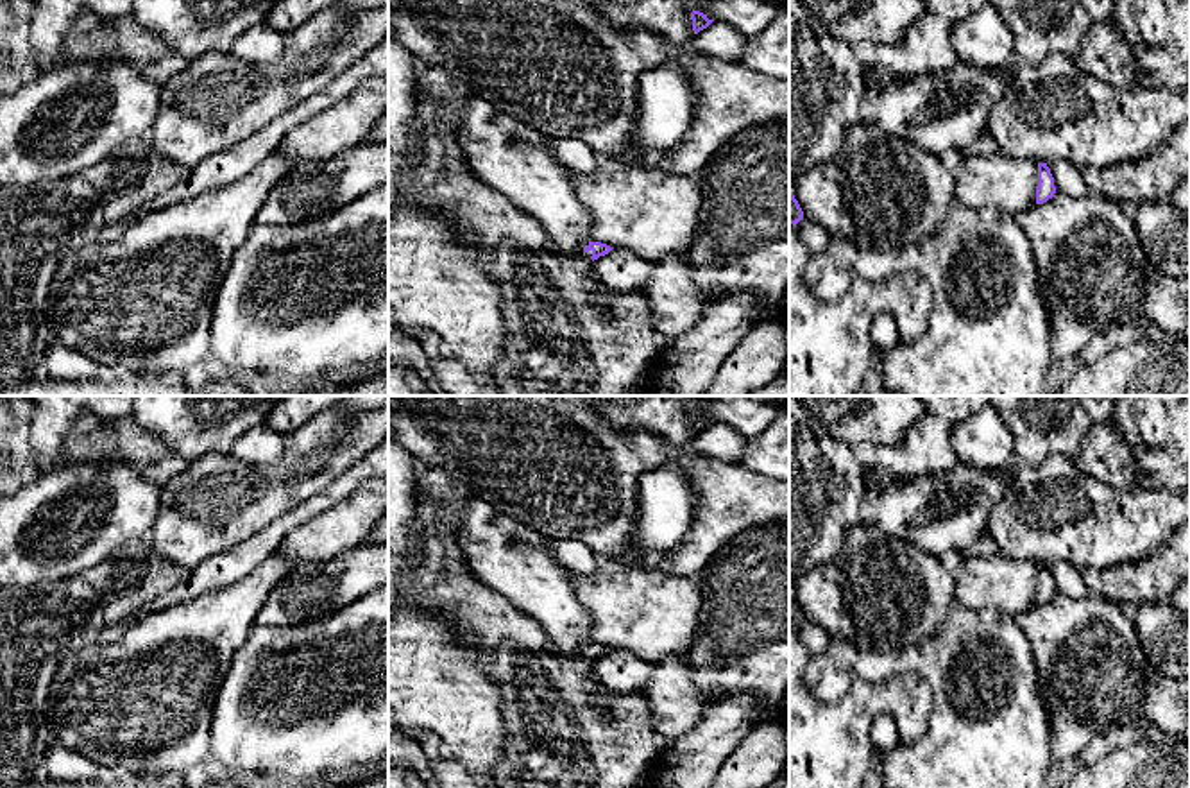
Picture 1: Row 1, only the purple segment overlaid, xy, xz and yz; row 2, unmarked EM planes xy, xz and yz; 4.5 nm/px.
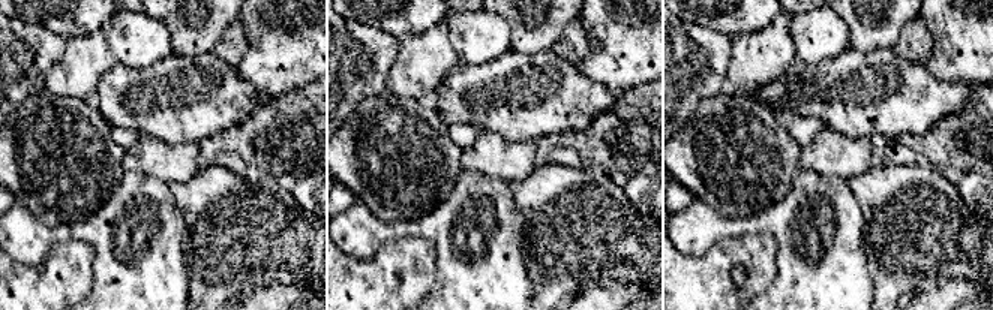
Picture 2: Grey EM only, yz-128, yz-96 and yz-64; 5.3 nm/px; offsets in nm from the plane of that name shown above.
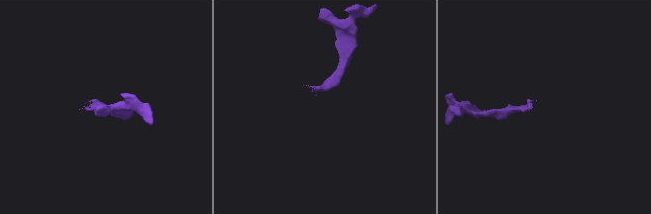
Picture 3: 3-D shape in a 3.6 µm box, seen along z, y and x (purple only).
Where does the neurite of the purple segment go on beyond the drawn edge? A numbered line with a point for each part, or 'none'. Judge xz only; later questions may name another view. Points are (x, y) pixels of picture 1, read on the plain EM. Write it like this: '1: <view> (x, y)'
1: xz (562, 731)

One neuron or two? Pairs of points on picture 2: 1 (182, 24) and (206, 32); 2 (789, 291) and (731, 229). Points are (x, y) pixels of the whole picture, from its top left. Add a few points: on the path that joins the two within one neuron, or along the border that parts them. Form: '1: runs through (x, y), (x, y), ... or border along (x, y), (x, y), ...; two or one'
1: runs through (188, 24), (200, 26); one
2: runs through (789, 264), (788, 241), (771, 225), (758, 225); one

